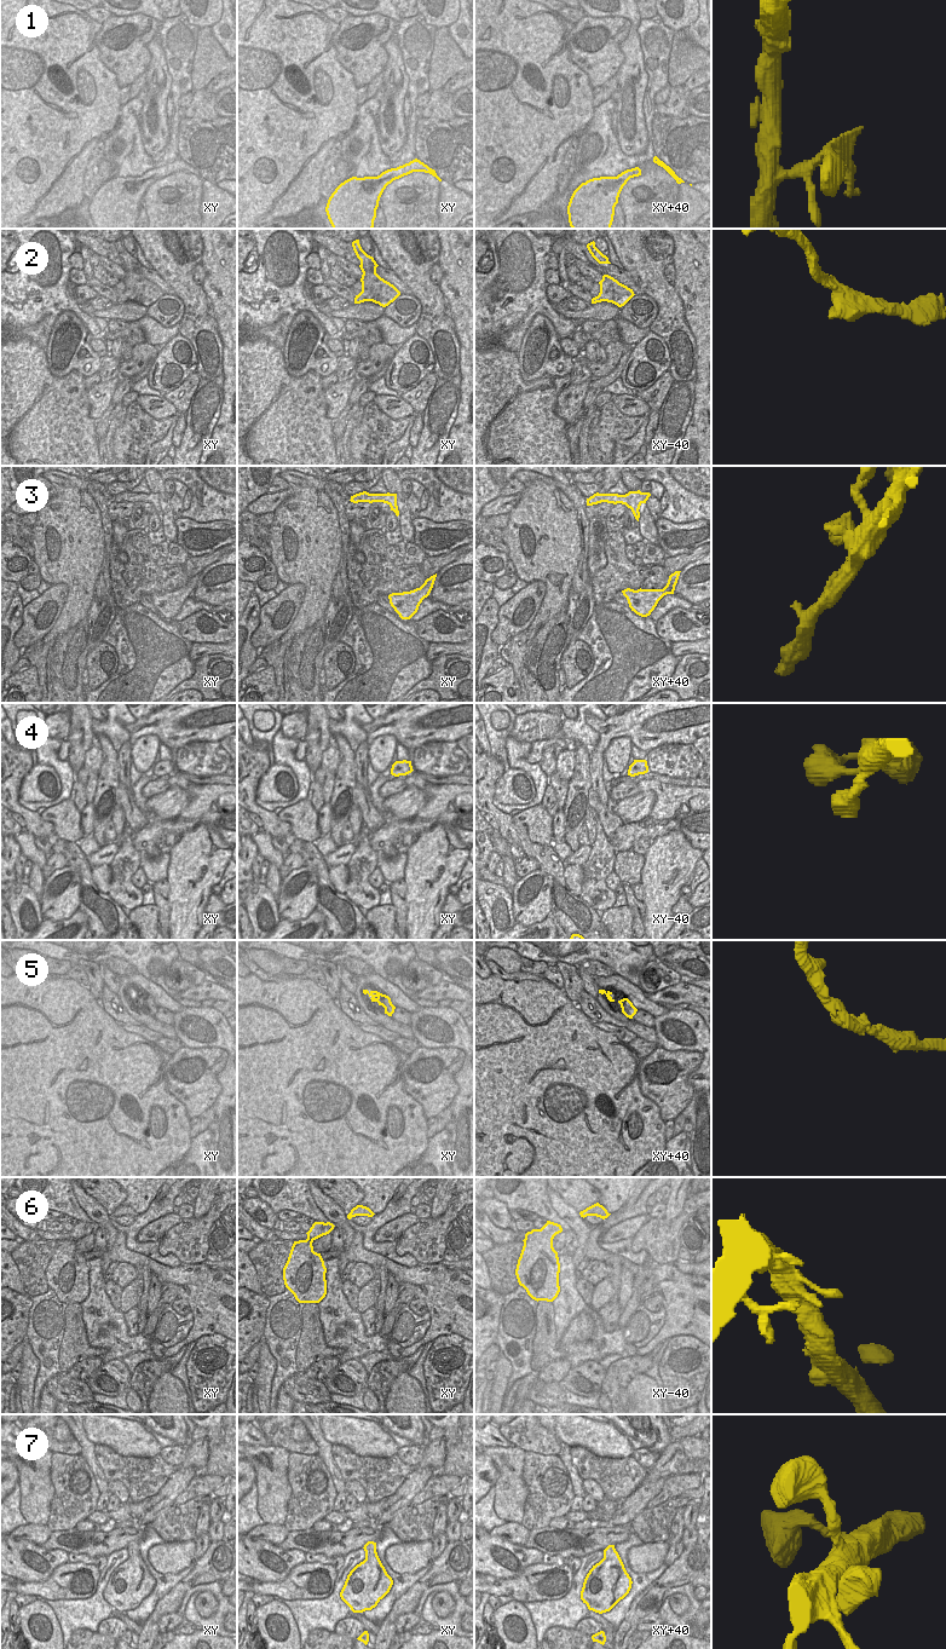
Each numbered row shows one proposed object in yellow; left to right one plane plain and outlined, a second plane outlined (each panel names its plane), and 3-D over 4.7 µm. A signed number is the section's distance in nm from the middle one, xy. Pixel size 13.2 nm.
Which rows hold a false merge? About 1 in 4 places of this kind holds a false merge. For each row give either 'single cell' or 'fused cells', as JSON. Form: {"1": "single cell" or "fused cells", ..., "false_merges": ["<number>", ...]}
{"1": "fused cells", "2": "single cell", "3": "single cell", "4": "single cell", "5": "single cell", "6": "single cell", "7": "single cell", "false_merges": ["1"]}

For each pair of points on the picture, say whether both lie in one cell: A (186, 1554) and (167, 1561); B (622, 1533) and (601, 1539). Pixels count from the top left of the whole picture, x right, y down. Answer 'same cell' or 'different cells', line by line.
A: same cell
B: same cell

